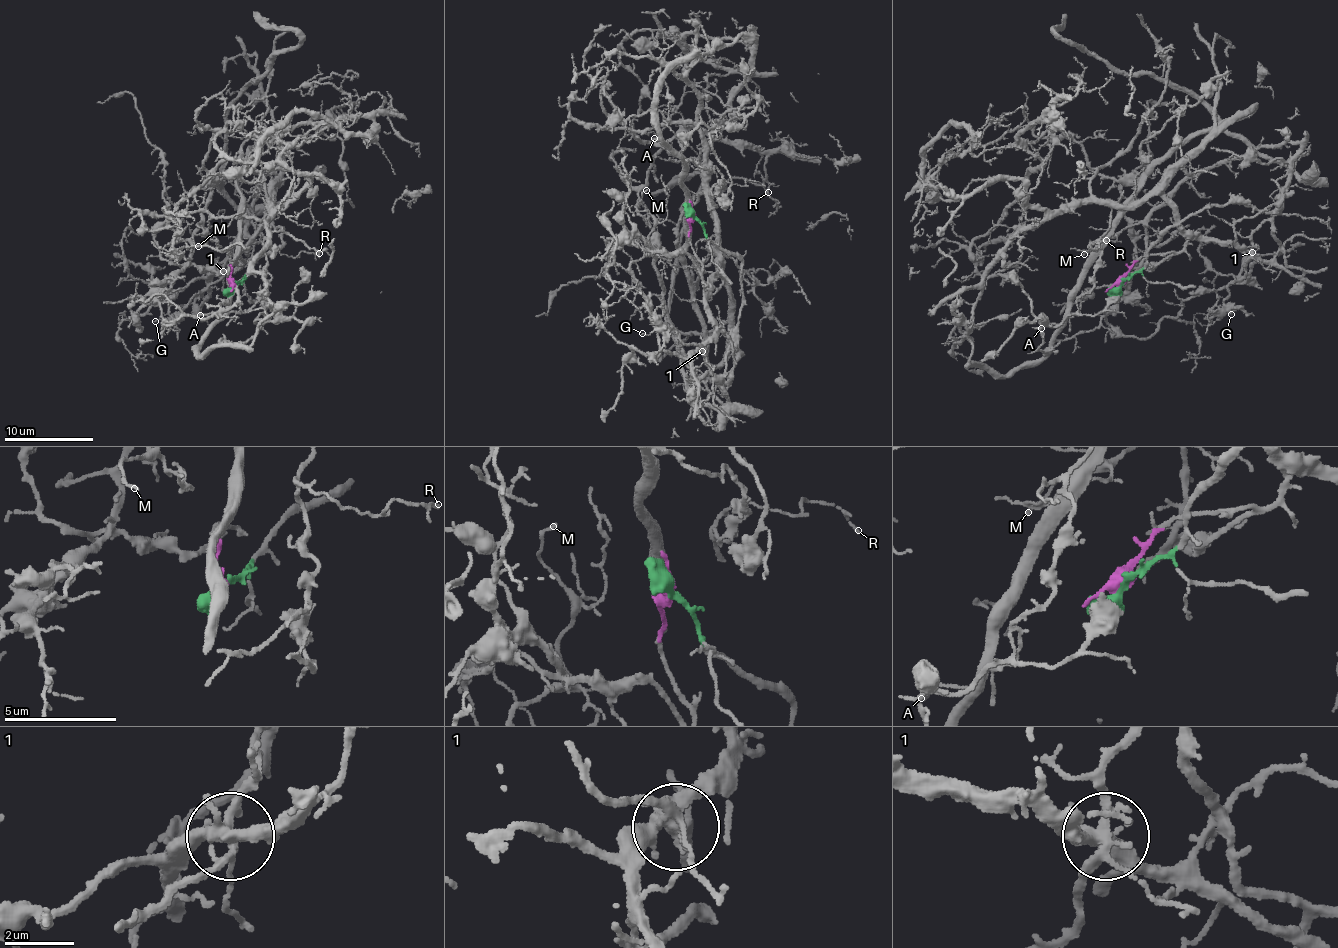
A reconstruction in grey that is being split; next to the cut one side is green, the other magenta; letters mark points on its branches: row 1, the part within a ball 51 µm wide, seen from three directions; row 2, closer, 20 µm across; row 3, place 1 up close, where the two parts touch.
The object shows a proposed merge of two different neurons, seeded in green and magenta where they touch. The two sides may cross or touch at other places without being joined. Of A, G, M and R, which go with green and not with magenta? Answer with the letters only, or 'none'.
G, M

